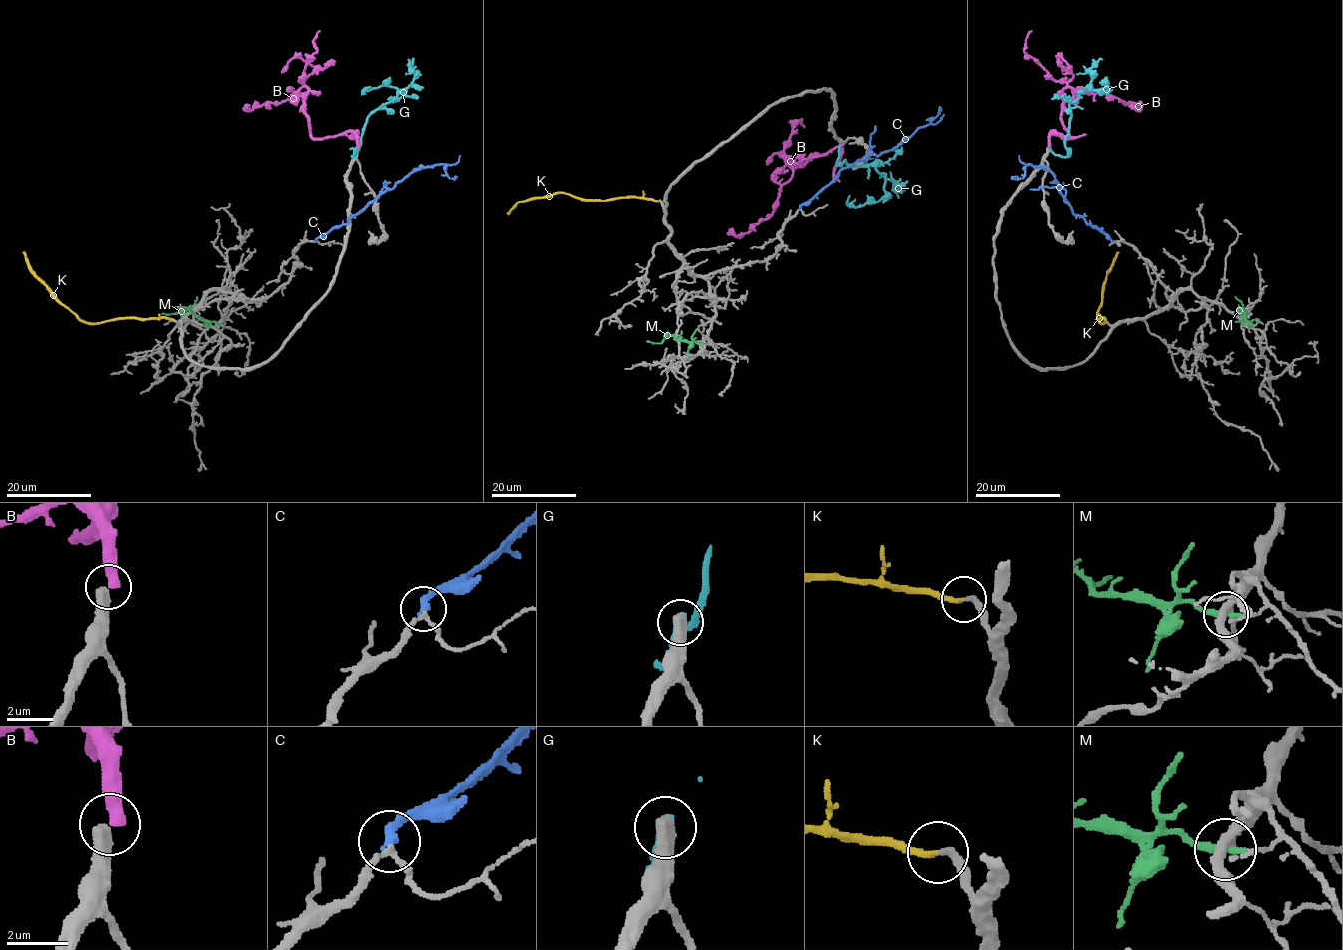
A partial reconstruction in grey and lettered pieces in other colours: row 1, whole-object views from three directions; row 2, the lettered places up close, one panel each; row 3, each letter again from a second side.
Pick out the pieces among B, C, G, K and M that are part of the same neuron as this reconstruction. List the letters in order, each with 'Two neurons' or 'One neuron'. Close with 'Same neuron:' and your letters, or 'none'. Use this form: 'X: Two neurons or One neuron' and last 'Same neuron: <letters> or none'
B: Two neurons
C: One neuron
G: Two neurons
K: One neuron
M: Two neurons
Same neuron: C, K

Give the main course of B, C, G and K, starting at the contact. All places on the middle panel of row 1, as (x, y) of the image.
B: (842, 144), (795, 163), (790, 157), (792, 176), (781, 186), (778, 204), (768, 217), (737, 236), (728, 229)
C: (799, 208), (821, 192), (841, 170), (866, 156), (892, 151), (920, 127), (930, 124), (938, 113), (939, 106)
G: (841, 145), (838, 164), (844, 160), (869, 164), (884, 178), (885, 194), (877, 201), (851, 207), (849, 195)
K: (658, 200), (620, 197), (586, 200), (556, 192), (519, 201), (508, 214)

